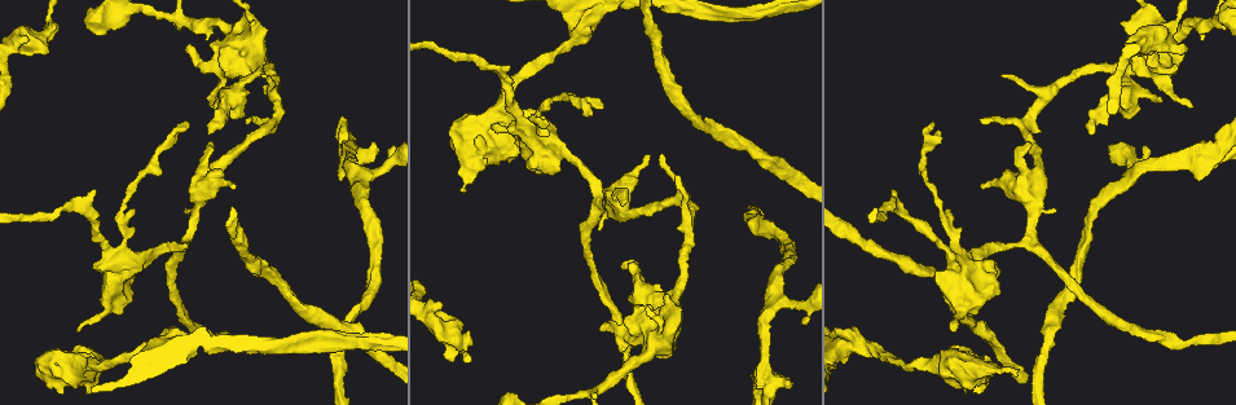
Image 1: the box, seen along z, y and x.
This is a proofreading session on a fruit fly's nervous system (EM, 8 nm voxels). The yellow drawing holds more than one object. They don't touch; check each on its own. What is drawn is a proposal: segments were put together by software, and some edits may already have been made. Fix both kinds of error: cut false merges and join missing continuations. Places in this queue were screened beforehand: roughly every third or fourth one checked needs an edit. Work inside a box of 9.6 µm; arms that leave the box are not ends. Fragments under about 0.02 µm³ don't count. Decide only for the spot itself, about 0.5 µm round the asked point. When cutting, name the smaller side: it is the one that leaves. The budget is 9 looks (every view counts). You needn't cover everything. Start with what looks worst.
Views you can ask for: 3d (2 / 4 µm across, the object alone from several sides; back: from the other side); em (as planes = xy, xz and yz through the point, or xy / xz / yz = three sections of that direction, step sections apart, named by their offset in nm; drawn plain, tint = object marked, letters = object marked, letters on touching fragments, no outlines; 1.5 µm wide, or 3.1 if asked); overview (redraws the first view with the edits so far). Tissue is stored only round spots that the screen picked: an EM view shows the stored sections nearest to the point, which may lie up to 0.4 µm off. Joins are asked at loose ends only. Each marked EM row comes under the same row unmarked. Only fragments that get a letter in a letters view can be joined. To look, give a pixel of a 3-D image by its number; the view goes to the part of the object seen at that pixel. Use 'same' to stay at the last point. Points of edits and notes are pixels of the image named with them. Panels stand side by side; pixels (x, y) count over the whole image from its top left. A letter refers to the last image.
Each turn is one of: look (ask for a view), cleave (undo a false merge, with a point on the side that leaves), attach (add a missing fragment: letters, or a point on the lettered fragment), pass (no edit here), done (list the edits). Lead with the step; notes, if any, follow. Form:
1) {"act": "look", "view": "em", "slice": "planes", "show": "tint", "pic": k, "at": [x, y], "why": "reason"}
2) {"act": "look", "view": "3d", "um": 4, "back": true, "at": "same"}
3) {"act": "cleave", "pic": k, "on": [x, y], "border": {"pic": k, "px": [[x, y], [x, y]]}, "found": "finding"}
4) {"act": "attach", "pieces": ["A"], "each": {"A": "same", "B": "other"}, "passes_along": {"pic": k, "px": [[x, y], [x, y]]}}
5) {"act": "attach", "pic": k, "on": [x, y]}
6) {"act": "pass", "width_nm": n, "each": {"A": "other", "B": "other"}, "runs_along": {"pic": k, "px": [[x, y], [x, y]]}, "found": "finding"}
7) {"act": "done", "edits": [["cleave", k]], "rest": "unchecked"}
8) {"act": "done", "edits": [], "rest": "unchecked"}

{"act": "look", "view": "3d", "um": 4, "pic": 1, "at": [934, 126], "why": "end of a long branch"}

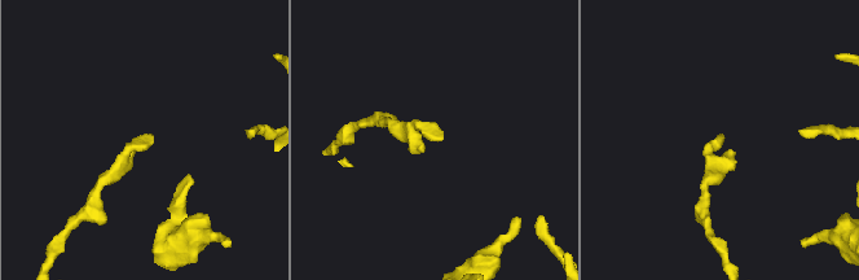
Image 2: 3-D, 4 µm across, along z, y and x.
{"act": "look", "view": "em", "slice": "planes", "show": "tint", "pic": 2, "at": [441, 133]}

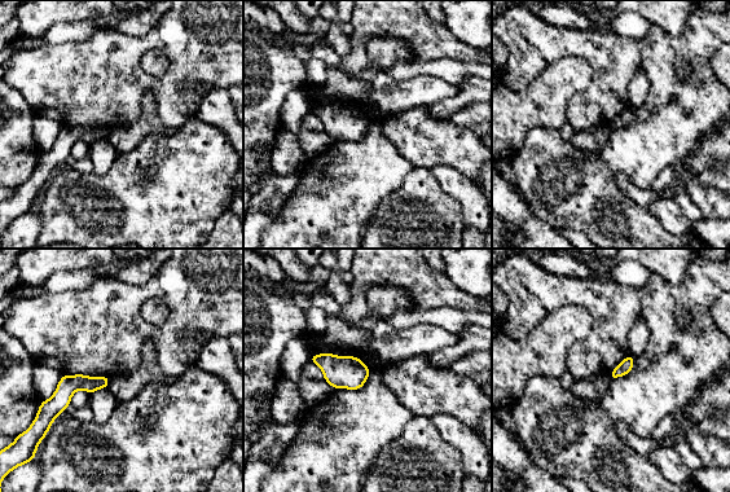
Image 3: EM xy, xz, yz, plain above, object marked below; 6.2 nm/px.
{"act": "look", "view": "em", "slice": "planes", "show": "letters", "at": "same"}

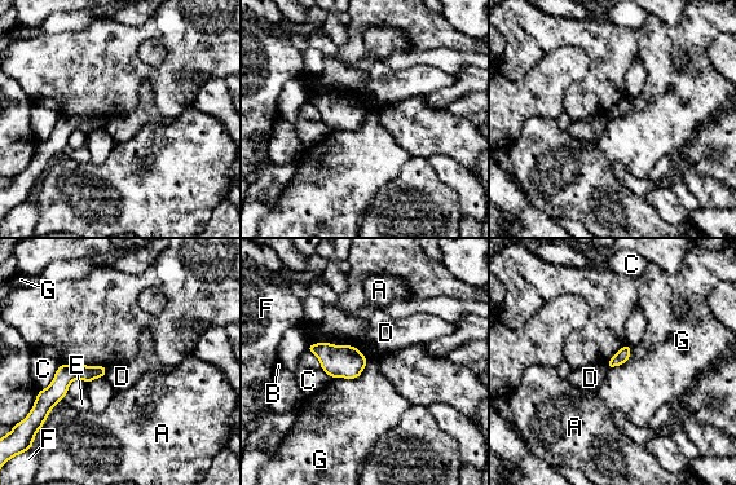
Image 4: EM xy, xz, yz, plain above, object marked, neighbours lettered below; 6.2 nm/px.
{"act": "pass", "each": {"A": "other", "B": "other", "C": "other", "D": "other", "E": "other", "F": "other", "G": "other"}, "runs_along": {"pic": 4, "px": [[102, 369], [74, 371], [52, 400]]}, "found": "no lettered fragment goes on from it"}

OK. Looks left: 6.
{"act": "look", "view": "em", "slice": "xy", "step": 8, "show": "letters", "pic": 1, "at": [373, 142], "why": "an open end"}

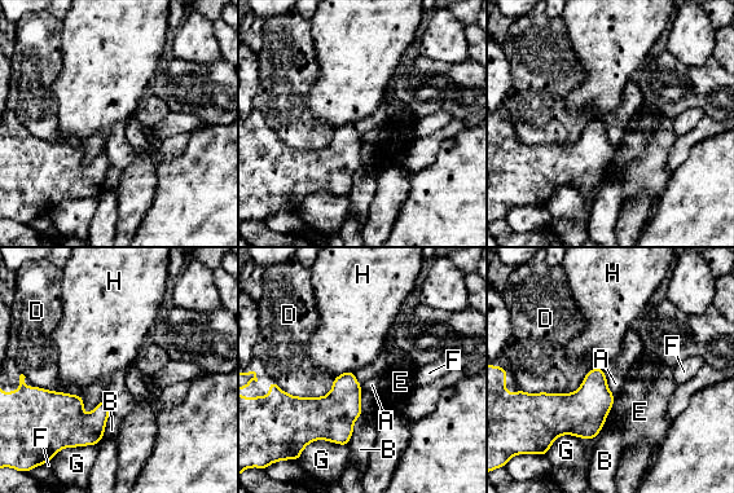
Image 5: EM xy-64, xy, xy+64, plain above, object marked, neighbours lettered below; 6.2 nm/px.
{"act": "pass", "longest_contact_nm": ["D", 500], "each": {"A": "other", "B": "other", "D": "other", "E": "other", "F": "other", "G": "other", "H": "other"}, "border": {"pic": 5, "px": [[78, 395], [86, 413], [104, 397]]}, "found": "none of them fits"}

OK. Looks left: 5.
{"act": "look", "view": "3d", "um": 4, "pic": 1, "at": [463, 192], "why": "free end"}

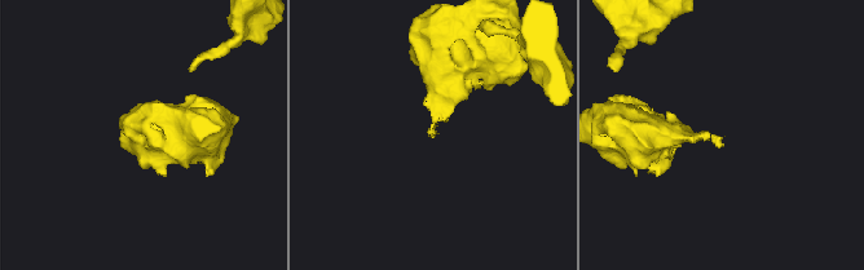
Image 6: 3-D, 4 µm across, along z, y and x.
{"act": "look", "view": "em", "slice": "planes", "show": "letters", "pic": 6, "at": [432, 137], "why": "shape alone is not enough"}

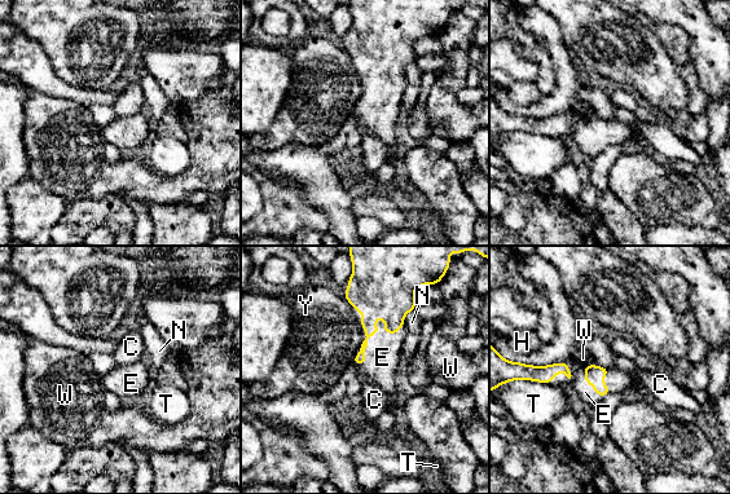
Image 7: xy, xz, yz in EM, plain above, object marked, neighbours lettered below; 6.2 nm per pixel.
{"act": "attach", "pieces": ["E"], "each": {"C": "other", "E": "same", "H": "other", "N": "other", "T": "other", "W": "other", "Y": "other"}, "found": "it goes on there"}

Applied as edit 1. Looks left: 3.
{"act": "look", "view": "overview", "why": "see it whole again"}

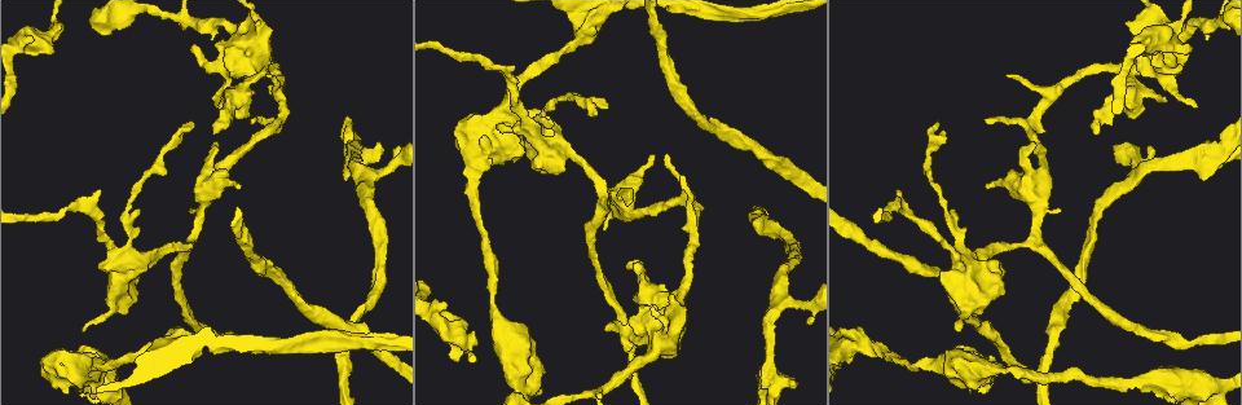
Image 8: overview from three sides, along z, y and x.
{"act": "look", "view": "em", "slice": "xy", "step": 8, "show": "tint", "pic": 8, "at": [1100, 130], "why": "branch stops here"}

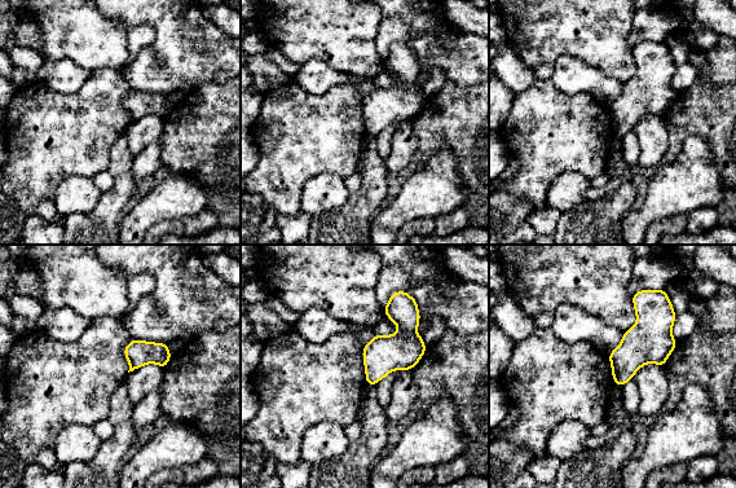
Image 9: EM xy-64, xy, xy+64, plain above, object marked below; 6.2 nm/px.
{"act": "look", "view": "em", "slice": "planes", "show": "letters", "at": "same", "why": "cut it another way"}

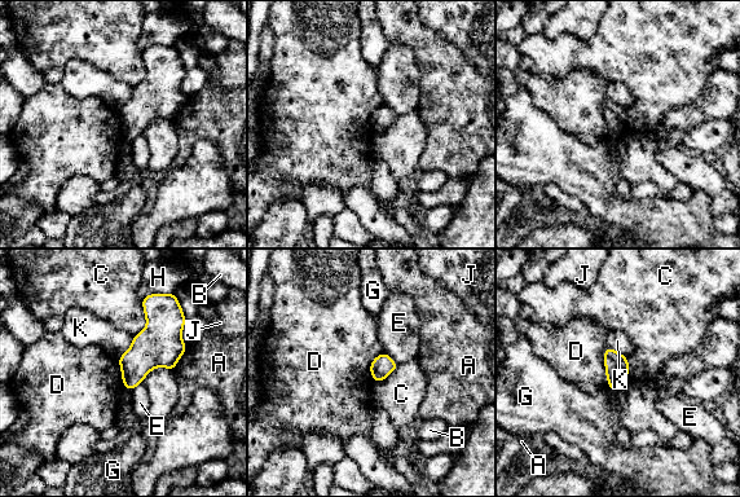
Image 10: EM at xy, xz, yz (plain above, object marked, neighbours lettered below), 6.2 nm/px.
{"act": "pass", "each": {"A": "other", "B": "other", "C": "other", "D": "other", "E": "other", "G": "other", "H": "other", "J": "other", "K": "other"}, "border": {"pic": 10, "px": [[606, 346], [604, 374], [616, 390]]}, "found": "no lettered fragment goes on from it"}

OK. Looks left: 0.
{"act": "done", "edits": [["attach", 7]], "rest": "unchecked"}

